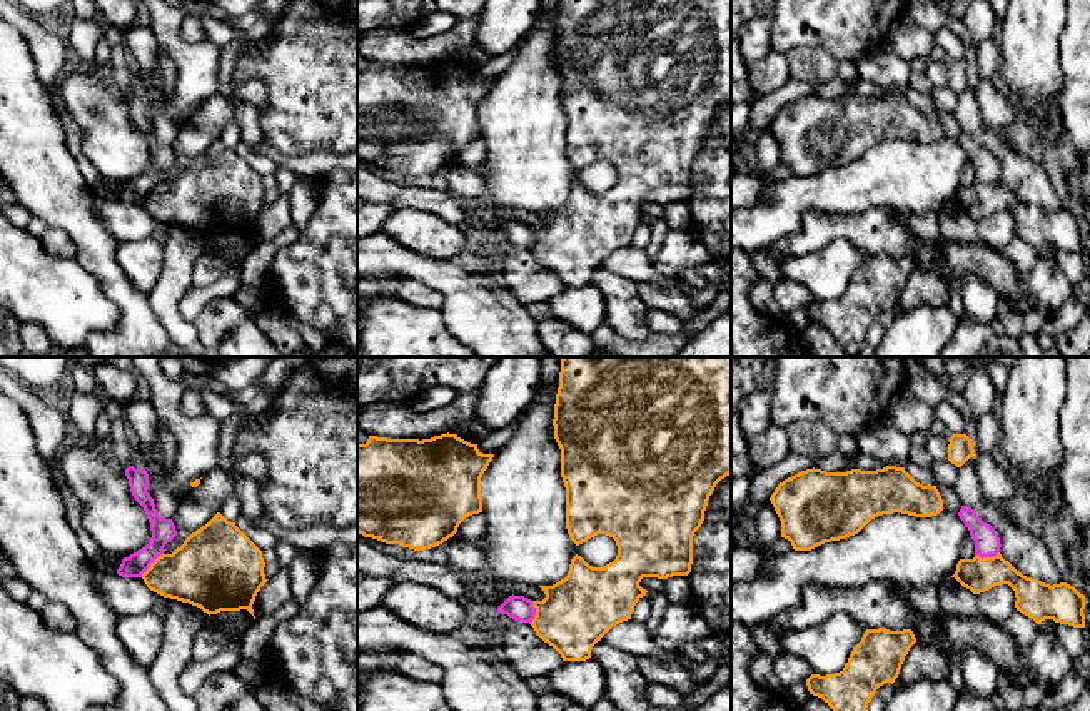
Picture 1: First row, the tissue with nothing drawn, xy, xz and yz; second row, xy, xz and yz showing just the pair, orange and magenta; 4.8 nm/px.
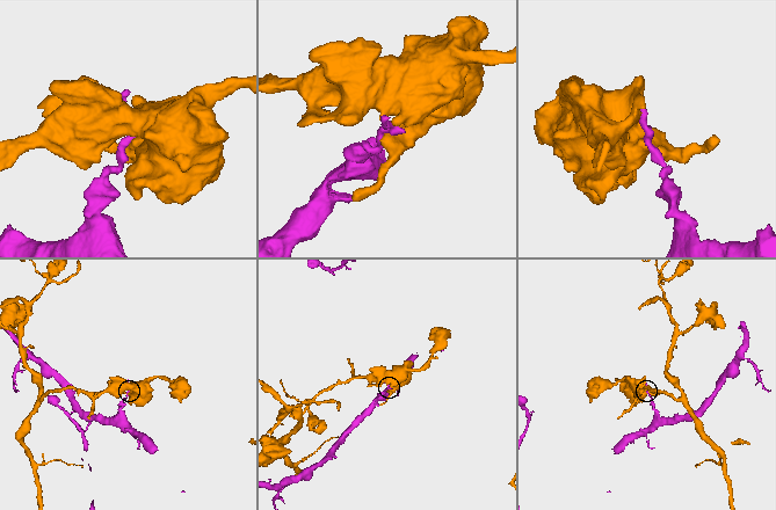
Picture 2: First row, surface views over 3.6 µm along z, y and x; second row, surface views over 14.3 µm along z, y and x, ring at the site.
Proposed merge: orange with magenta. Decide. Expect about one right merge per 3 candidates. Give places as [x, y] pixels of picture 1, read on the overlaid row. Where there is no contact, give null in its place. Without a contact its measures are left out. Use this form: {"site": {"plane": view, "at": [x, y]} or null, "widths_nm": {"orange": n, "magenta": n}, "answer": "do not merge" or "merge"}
{"site": {"plane": "xy", "at": [151, 564]}, "widths_nm": {"orange": 320, "magenta": 110}, "answer": "do not merge"}

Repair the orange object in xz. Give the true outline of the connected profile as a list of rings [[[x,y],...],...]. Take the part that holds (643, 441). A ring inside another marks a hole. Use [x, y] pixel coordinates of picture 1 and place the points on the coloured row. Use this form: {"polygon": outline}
{"polygon": [[[563,357],[553,426],[554,439],[561,449],[568,534],[576,546],[598,534],[606,534],[616,541],[618,556],[604,567],[593,567],[576,554],[564,579],[553,586],[539,586],[546,598],[532,601],[536,616],[531,626],[544,643],[561,654],[563,661],[586,661],[591,658],[593,646],[613,626],[631,619],[636,603],[648,592],[639,586],[643,577],[668,579],[691,572],[693,536],[704,521],[704,511],[716,484],[731,474],[731,357]]]}

